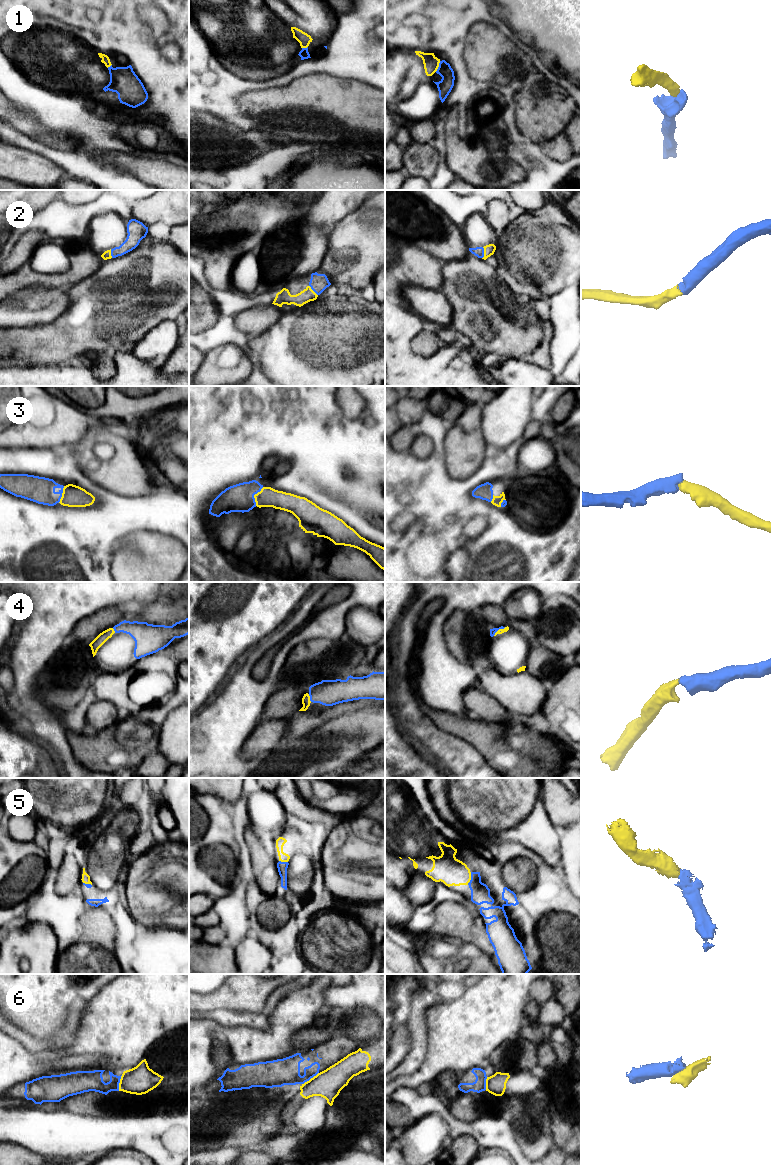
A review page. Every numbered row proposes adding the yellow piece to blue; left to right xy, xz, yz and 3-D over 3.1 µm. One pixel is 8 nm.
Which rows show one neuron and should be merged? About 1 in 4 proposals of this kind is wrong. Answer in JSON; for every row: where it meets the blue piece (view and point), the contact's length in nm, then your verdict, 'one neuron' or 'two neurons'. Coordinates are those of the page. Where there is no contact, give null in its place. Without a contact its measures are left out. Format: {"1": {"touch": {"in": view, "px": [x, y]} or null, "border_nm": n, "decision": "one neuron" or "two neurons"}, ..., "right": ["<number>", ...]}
{"1": {"touch": {"in": "yz", "px": [439, 66]}, "border_nm": 100, "decision": "one neuron"}, "2": {"touch": {"in": "yz", "px": [483, 253]}, "border_nm": 100, "decision": "one neuron"}, "3": {"touch": {"in": "xz", "px": [253, 496]}, "border_nm": 170, "decision": "one neuron"}, "4": {"touch": {"in": "xz", "px": [310, 698]}, "border_nm": 70, "decision": "one neuron"}, "5": {"touch": {"in": "yz", "px": [471, 878]}, "border_nm": 110, "decision": "one neuron"}, "6": {"touch": {"in": "xz", "px": [310, 1078]}, "border_nm": 170, "decision": "two neurons"}, "right": ["1", "2", "3", "4", "5"]}

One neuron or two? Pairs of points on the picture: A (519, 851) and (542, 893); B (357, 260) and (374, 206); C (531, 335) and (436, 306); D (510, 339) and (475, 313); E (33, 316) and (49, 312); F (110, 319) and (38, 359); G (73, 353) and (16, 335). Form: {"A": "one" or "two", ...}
{"A": "one", "B": "one", "C": "two", "D": "one", "E": "one", "F": "one", "G": "one"}

